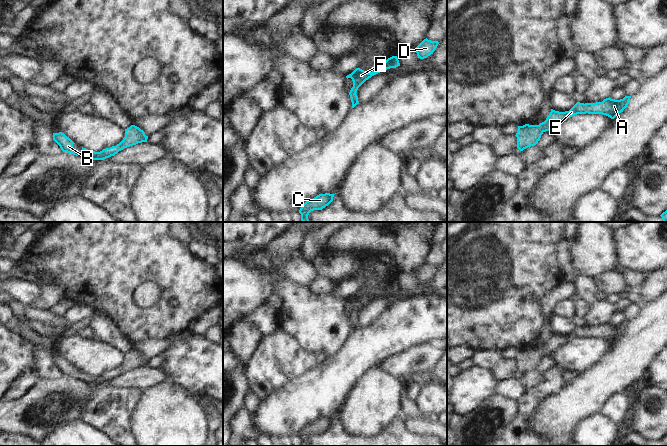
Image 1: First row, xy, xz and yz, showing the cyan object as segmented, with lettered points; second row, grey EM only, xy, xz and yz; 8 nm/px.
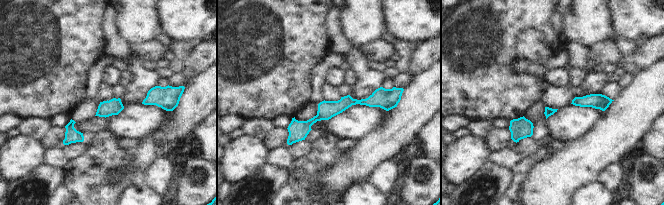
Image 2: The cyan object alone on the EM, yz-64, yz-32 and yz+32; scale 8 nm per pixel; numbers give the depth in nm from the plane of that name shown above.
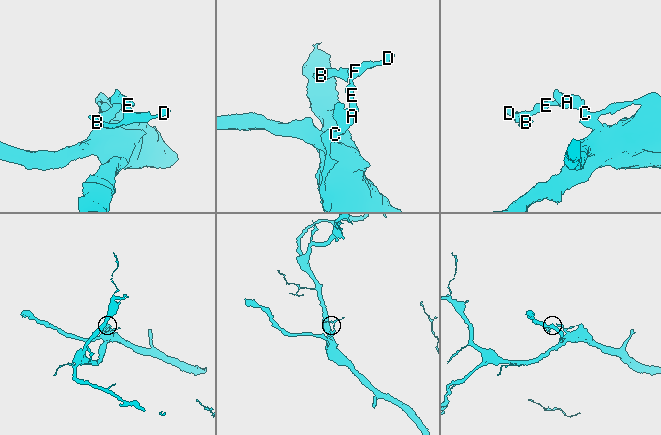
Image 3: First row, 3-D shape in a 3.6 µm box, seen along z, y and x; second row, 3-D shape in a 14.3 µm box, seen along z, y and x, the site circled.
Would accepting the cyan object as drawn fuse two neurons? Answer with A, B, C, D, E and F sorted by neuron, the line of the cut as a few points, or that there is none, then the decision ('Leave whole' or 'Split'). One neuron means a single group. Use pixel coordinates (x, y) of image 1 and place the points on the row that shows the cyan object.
Groups: A B C D E F. No split. Leave whole

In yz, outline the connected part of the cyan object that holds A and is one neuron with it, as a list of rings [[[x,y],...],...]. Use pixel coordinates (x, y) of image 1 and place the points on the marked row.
[[[625,96],[623,99],[615,100],[606,98],[602,102],[580,103],[577,102],[569,111],[559,112],[551,109],[546,120],[539,125],[525,124],[518,126],[516,133],[517,148],[520,151],[535,146],[546,131],[552,131],[557,125],[566,121],[568,118],[577,114],[602,114],[614,119],[629,104],[631,96]]]

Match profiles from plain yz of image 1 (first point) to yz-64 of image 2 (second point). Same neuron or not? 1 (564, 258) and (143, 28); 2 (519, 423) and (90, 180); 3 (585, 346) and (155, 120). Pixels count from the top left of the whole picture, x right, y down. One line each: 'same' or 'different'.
1: different
2: same
3: same

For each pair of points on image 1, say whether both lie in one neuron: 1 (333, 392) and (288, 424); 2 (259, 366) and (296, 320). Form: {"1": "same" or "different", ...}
{"1": "same", "2": "different"}

